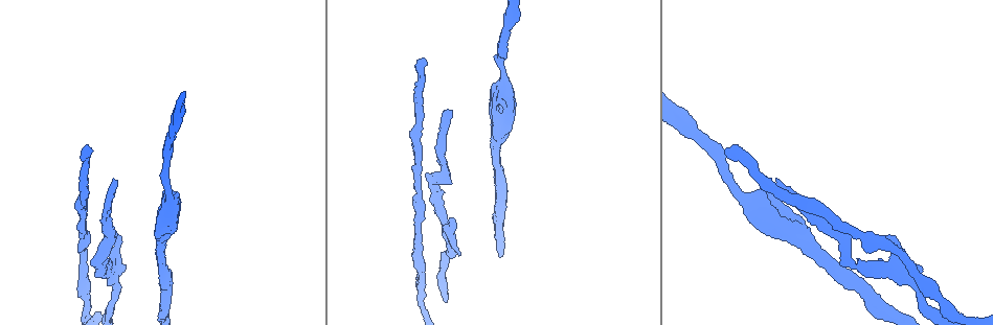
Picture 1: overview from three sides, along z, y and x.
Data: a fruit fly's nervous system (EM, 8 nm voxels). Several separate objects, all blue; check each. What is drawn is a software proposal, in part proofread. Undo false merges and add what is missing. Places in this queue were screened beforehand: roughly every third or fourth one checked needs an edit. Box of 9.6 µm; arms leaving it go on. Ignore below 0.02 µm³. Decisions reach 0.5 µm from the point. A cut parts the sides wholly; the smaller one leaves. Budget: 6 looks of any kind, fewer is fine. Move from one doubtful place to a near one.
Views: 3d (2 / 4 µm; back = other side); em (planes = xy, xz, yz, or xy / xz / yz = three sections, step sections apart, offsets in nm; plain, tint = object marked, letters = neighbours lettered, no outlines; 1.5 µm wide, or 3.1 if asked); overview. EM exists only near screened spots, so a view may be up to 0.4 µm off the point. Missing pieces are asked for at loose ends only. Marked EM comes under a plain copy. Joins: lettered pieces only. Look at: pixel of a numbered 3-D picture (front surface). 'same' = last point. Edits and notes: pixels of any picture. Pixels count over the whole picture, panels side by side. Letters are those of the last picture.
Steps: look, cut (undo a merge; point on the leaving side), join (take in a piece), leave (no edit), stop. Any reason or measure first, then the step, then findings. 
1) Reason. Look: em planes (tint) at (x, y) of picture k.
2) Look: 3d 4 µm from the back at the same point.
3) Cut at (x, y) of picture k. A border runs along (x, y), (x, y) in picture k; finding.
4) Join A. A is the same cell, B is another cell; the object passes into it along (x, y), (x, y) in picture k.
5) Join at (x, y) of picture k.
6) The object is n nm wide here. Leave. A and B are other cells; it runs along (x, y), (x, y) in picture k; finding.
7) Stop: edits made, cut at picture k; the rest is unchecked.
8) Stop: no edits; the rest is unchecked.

Free end. Look: 3d 2 µm at (777, 180) of picture 1.

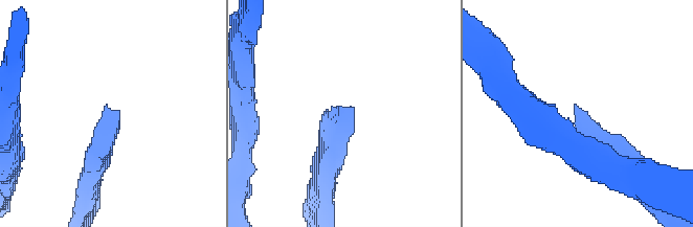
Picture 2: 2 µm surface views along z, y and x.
Look: em planes (letters) at (104, 109) of picture 2.

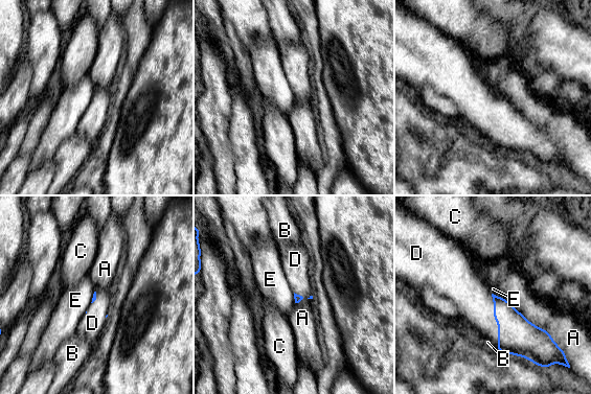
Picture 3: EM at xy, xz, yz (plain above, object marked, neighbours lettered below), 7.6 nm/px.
Join at (473, 298) of picture 3. D is the same cell, A, B, C and E are other cells; the object passes into it along (517, 335), (496, 320), (473, 298) in picture 3; it goes on there.

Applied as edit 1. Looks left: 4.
See it whole again. Look: overview.

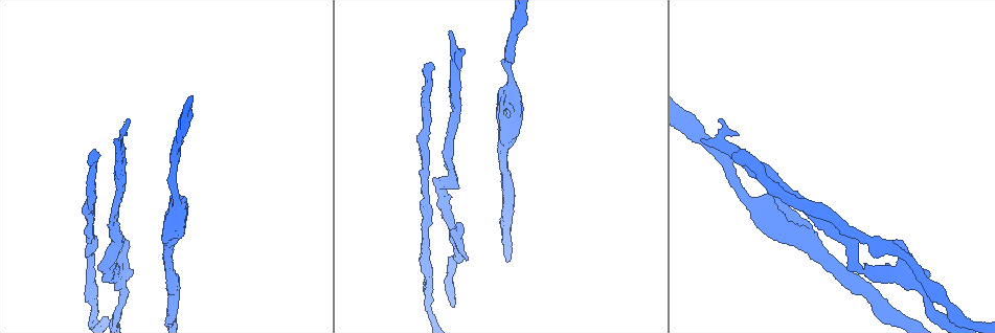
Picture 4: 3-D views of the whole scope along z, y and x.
Abrupt turn. Look: 3d 4 µm at (106, 271) of picture 4.

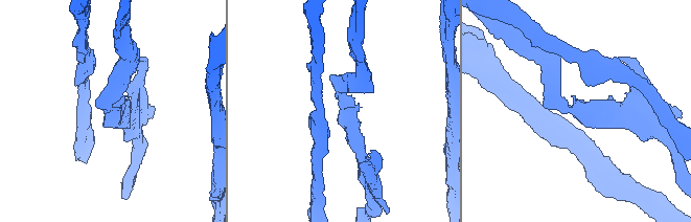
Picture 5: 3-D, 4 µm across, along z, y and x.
The arms are 280, 340 nm wide. Look: em planes (letters) at (342, 95) of picture 5.

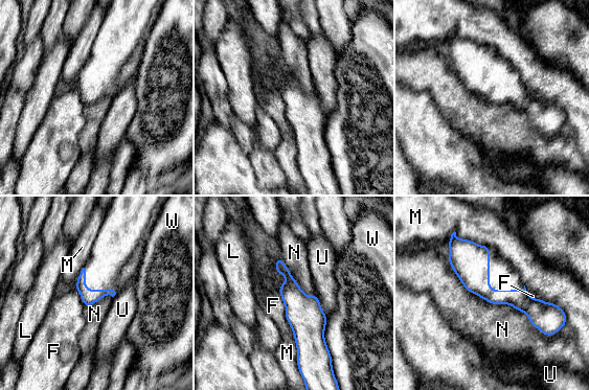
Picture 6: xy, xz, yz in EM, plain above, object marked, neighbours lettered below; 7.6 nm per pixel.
Leave. F, L, M, N, U and W are other cells; a border runs along (447, 259), (470, 292), (560, 329) in picture 6; all the same neuron.

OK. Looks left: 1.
Stop: edits made, join at picture 3; the rest is unchecked.

